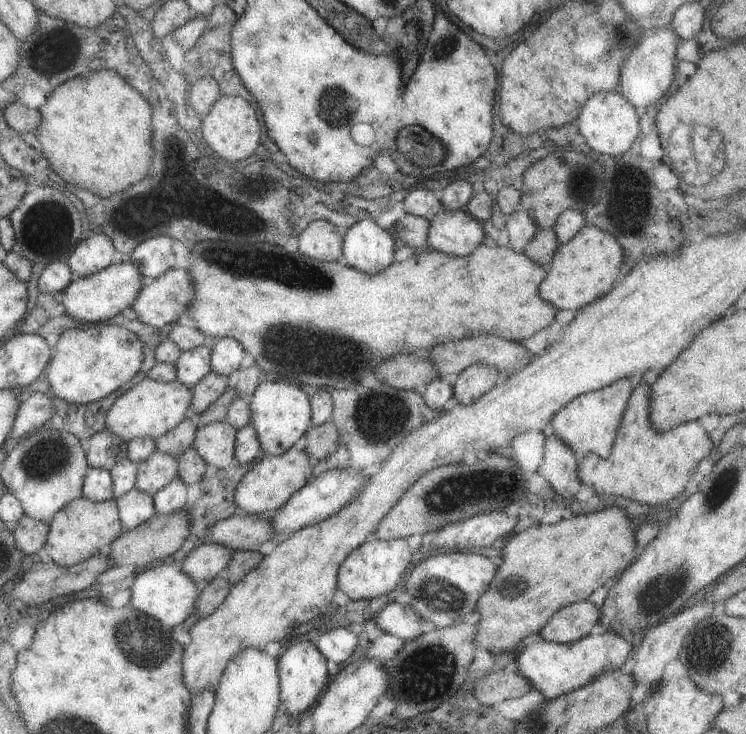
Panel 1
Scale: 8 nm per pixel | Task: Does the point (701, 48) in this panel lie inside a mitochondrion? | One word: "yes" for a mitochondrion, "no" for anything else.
no

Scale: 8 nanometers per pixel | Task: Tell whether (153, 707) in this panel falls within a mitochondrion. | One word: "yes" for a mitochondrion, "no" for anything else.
no

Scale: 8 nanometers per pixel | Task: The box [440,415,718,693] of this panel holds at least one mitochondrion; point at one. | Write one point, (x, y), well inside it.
(662, 588)

